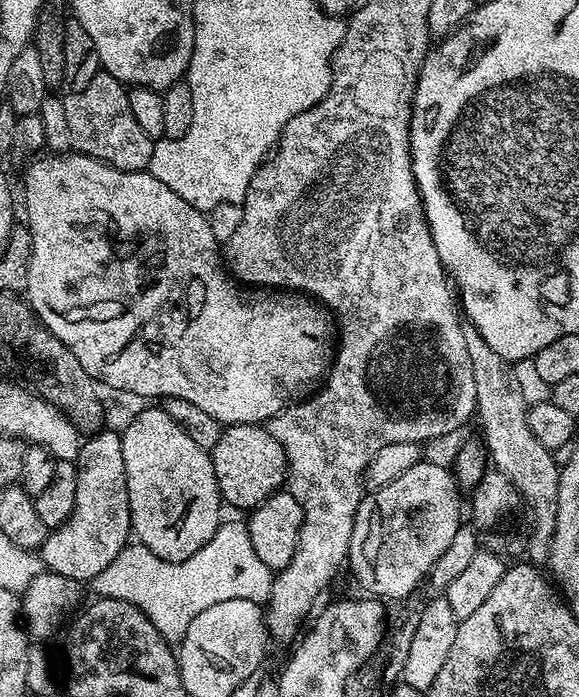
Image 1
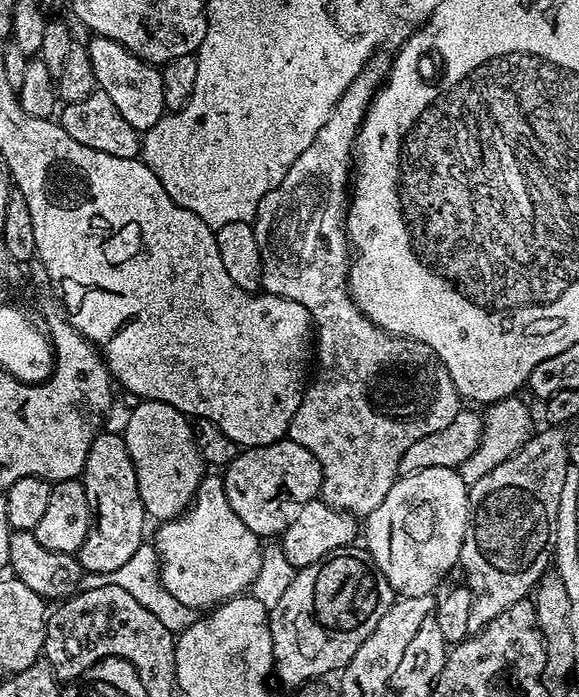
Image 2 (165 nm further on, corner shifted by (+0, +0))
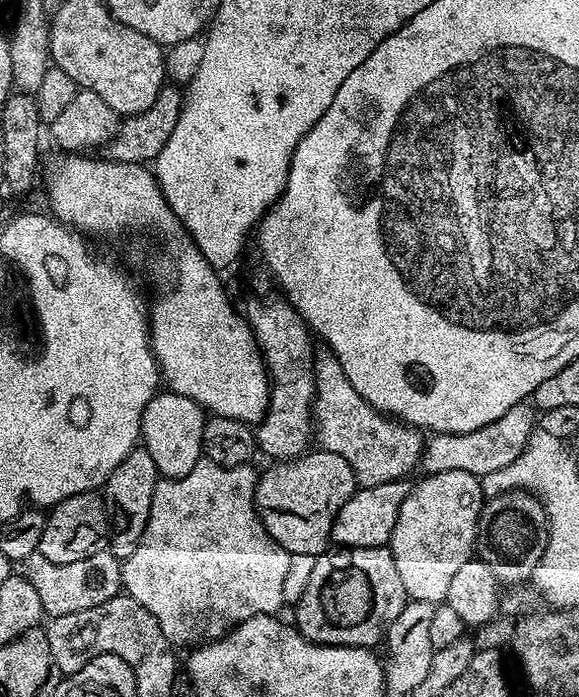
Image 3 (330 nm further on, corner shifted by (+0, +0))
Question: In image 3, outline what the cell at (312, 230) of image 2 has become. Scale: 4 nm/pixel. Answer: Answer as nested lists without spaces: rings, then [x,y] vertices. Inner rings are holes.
[[[321,350],[315,353],[314,375],[316,396],[312,400],[312,423],[315,443],[323,451],[339,454],[350,462],[357,485],[369,488],[382,486],[382,482],[405,479],[409,475],[407,472],[421,463],[425,437],[417,429],[366,404],[358,390],[350,386],[350,380],[333,352]]]

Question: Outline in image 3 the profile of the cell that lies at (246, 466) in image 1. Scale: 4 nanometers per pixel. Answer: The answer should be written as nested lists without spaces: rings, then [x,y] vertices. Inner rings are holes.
[[[309,450],[295,460],[281,460],[271,466],[273,468],[261,471],[256,481],[256,513],[260,515],[261,522],[266,526],[270,538],[274,538],[274,542],[291,552],[293,557],[315,558],[321,555],[329,547],[332,523],[338,510],[346,506],[346,502],[356,493],[358,487],[354,470],[350,470],[350,462],[333,452]]]

